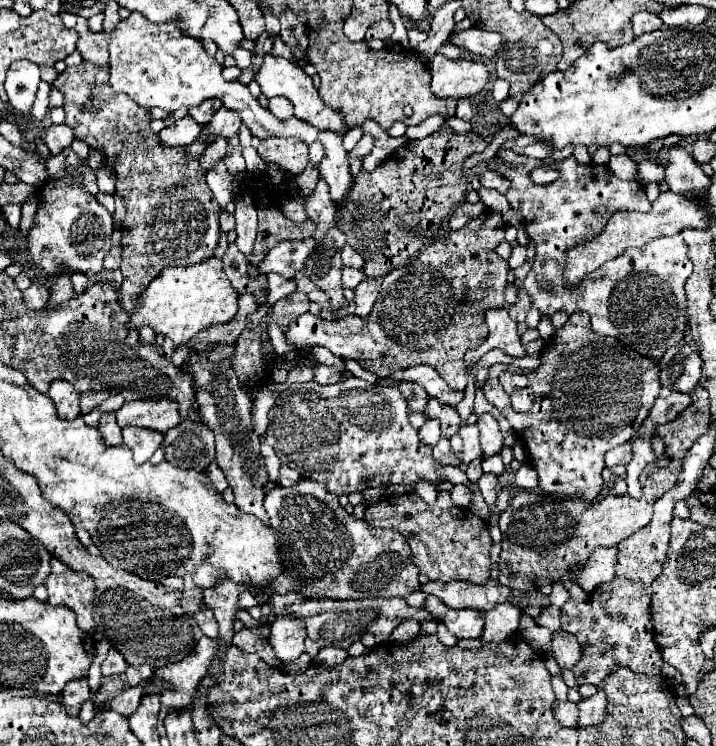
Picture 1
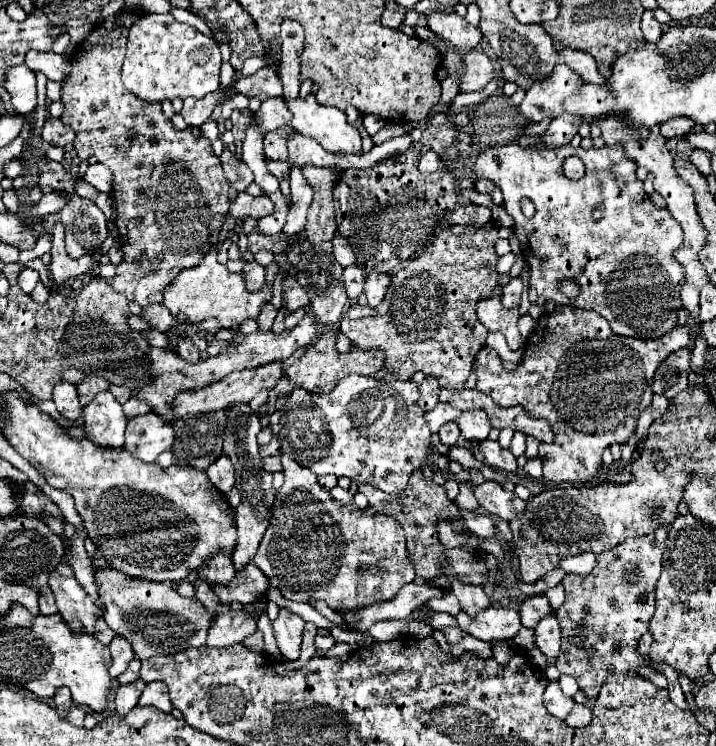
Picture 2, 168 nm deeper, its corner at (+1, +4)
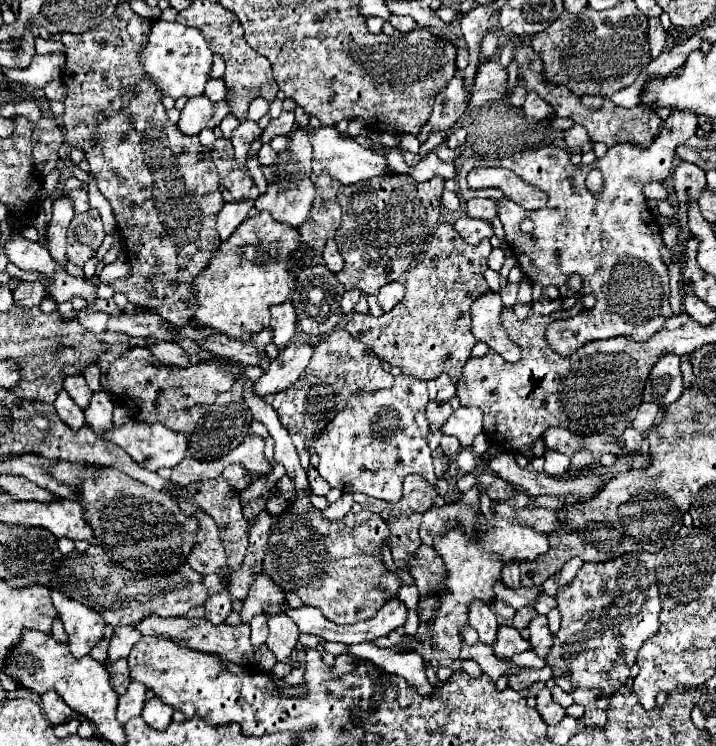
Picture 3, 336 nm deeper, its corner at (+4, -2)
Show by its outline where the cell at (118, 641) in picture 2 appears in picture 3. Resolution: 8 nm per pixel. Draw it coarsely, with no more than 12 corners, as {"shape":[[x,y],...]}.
{"shape":[[118,626],[108,660],[126,658],[142,638],[136,626]]}

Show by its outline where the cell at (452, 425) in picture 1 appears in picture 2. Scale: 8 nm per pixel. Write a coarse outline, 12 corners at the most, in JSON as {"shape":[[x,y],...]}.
{"shape":[[457,422],[439,428],[439,438],[447,446],[459,442]]}

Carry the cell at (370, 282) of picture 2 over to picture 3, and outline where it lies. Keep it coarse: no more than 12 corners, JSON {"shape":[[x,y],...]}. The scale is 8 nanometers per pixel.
{"shape":[[390,282],[378,292],[384,312],[392,310],[406,292],[400,282]]}

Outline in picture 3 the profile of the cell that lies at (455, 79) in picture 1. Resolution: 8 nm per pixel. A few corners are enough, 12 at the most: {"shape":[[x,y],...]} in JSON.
{"shape":[[490,60],[478,68],[470,106],[500,100],[508,72]]}

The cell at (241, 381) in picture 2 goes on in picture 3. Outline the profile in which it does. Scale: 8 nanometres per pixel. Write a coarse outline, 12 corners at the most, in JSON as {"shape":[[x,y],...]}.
{"shape":[[290,342],[256,380],[260,396],[290,388],[306,370],[312,344]]}

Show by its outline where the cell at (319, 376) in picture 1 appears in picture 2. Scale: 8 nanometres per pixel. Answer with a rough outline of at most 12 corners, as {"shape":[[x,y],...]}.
{"shape":[[335,332],[321,334],[285,374],[295,386],[331,392],[353,372],[373,376],[383,352],[335,350]]}

